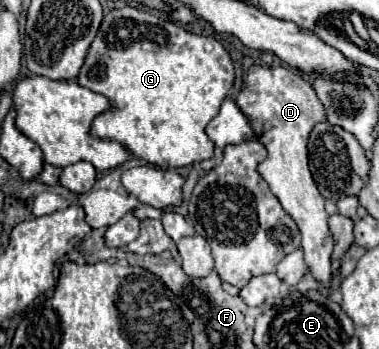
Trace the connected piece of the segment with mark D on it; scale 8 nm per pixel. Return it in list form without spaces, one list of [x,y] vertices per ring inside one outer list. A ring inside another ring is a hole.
[[[255,65],[249,69],[245,87],[237,95],[237,105],[251,119],[257,139],[267,149],[267,159],[259,165],[257,171],[269,183],[283,209],[295,219],[303,237],[303,251],[309,273],[315,281],[329,289],[333,281],[331,253],[335,243],[327,227],[329,215],[325,211],[325,199],[313,181],[307,157],[307,139],[311,129],[315,127],[315,123],[327,121],[325,107],[321,105],[311,83],[305,81],[299,73],[289,67],[267,65]]]

